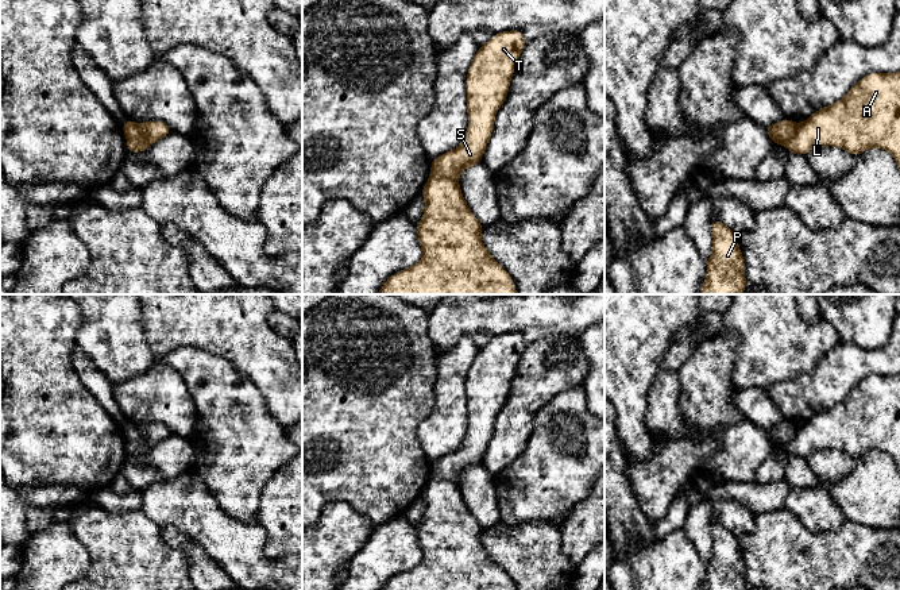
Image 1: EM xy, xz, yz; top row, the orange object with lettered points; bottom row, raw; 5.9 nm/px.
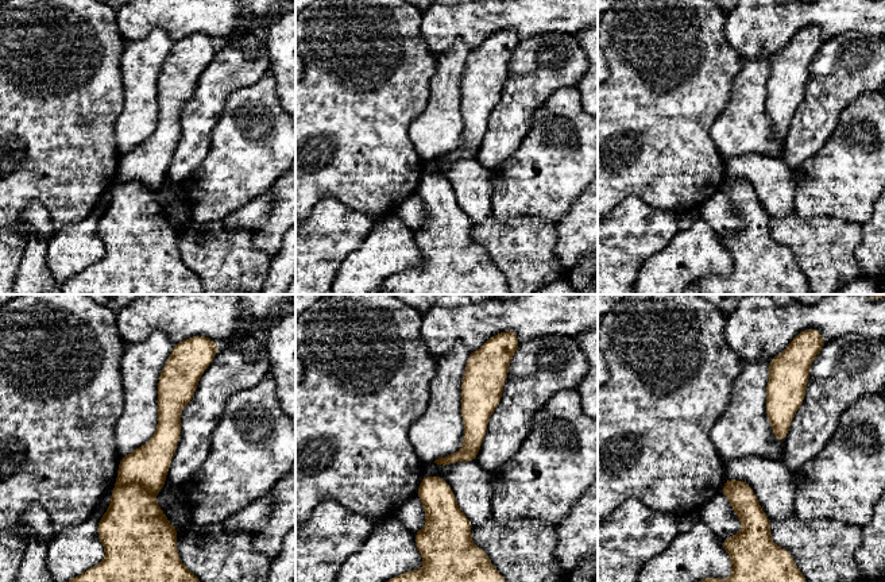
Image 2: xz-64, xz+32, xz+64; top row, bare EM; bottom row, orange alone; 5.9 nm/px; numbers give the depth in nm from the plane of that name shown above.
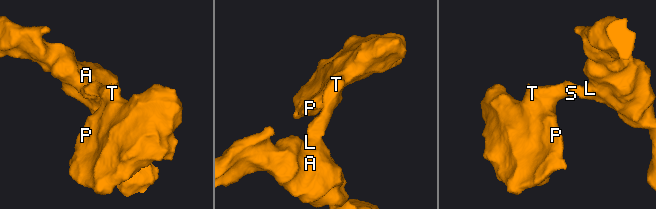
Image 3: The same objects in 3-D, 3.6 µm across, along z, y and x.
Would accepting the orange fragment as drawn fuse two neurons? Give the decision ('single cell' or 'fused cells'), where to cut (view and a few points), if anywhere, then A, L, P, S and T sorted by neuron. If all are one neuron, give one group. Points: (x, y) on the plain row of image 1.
fused cells | xz (431, 477), (451, 479), (456, 484) | A L / P S T

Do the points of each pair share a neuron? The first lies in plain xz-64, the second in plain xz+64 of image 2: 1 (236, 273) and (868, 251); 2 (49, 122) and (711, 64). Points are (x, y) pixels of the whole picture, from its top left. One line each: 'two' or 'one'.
1: two
2: one

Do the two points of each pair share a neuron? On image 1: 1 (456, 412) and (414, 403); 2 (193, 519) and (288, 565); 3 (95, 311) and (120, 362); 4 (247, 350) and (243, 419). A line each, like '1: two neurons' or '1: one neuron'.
1: two neurons
2: one neuron
3: one neuron
4: two neurons

